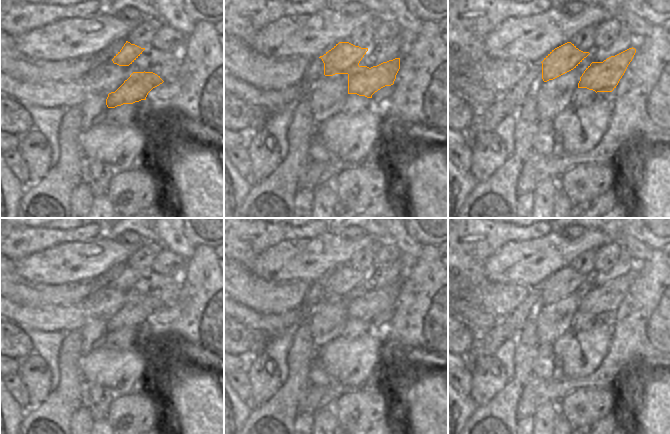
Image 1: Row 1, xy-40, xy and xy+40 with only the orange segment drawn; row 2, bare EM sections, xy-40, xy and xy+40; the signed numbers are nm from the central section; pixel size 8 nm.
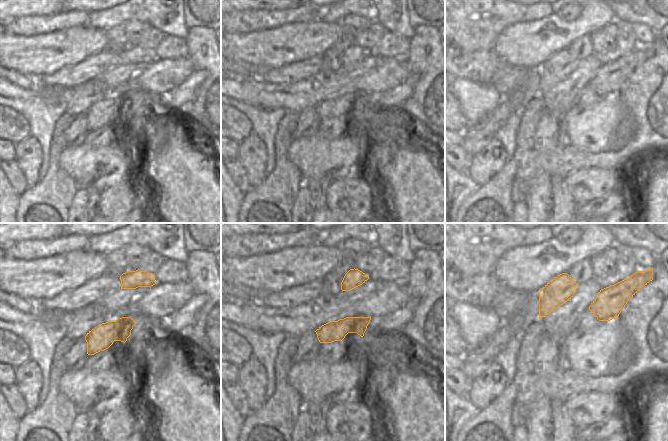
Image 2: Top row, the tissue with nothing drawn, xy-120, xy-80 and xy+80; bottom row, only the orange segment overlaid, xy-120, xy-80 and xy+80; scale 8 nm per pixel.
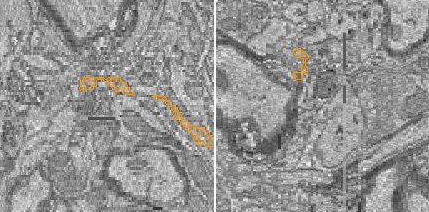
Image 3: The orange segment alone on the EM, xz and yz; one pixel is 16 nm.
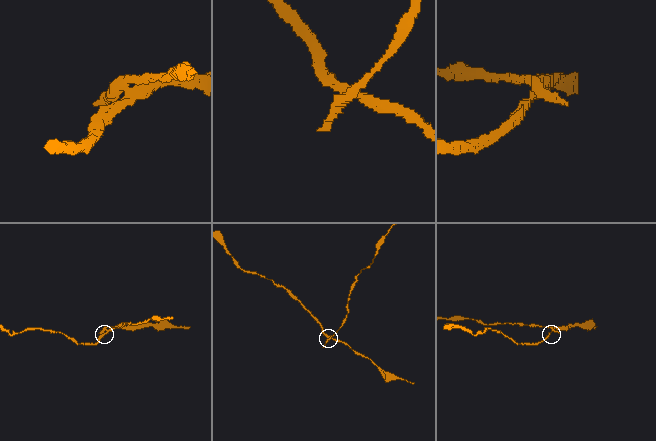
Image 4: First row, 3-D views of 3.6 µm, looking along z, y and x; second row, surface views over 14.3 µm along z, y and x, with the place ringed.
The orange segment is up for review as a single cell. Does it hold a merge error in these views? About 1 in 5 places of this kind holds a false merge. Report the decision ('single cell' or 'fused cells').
fused cells

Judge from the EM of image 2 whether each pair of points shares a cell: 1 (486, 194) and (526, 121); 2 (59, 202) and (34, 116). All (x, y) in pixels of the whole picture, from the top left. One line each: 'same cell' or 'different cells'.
1: same cell
2: different cells

